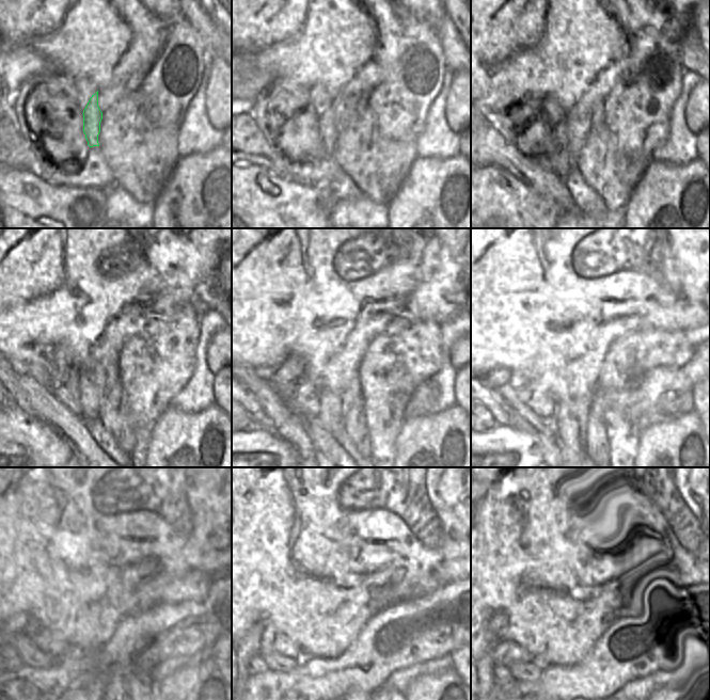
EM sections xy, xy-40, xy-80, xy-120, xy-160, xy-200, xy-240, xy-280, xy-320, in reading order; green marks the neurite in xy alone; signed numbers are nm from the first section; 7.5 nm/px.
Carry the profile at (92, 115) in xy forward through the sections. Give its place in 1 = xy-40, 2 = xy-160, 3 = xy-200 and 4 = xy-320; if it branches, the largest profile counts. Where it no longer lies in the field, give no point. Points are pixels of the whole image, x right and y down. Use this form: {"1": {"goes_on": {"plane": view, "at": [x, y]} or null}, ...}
{"1": {"goes_on": {"plane": "xy-40", "at": [327, 129]}}, "2": {"goes_on": {"plane": "xy-160", "at": [305, 400]}}, "3": {"goes_on": {"plane": "xy-200", "at": [542, 402]}}, "4": {"goes_on": {"plane": "xy-320", "at": [506, 653]}}}

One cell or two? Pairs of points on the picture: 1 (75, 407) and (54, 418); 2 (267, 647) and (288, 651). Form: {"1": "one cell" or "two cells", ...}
{"1": "two cells", "2": "one cell"}

